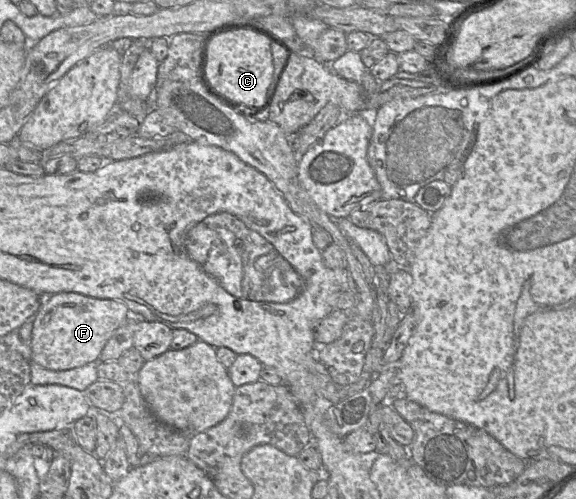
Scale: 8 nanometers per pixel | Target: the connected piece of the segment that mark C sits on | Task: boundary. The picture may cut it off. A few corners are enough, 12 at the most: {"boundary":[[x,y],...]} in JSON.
{"boundary":[[240,29],[208,46],[204,74],[230,102],[260,105],[274,75],[266,36]]}

